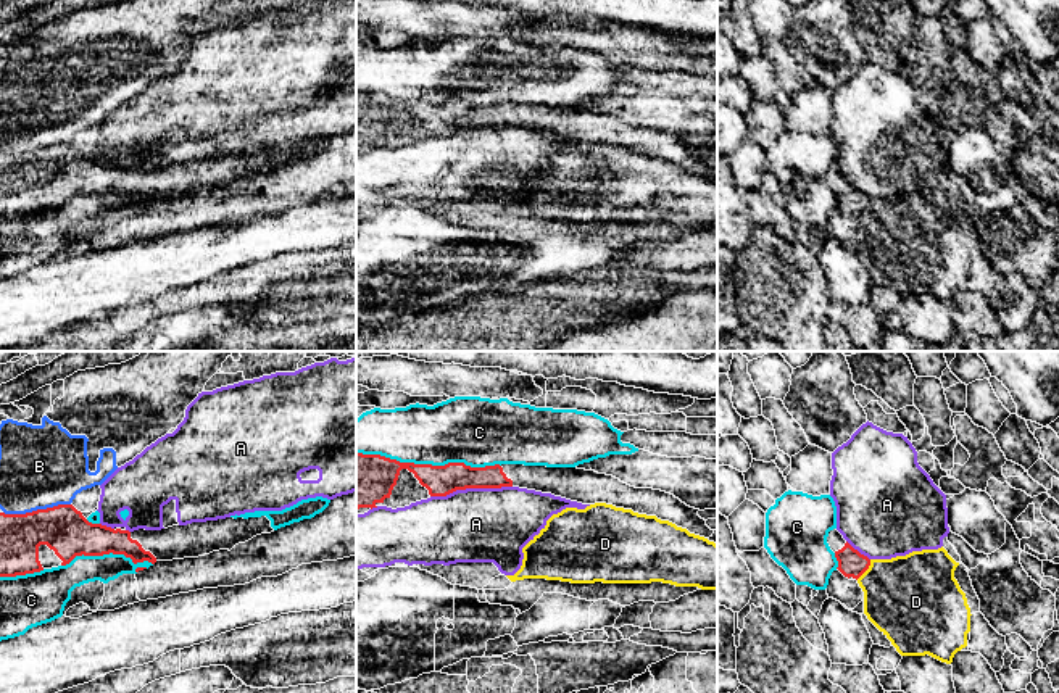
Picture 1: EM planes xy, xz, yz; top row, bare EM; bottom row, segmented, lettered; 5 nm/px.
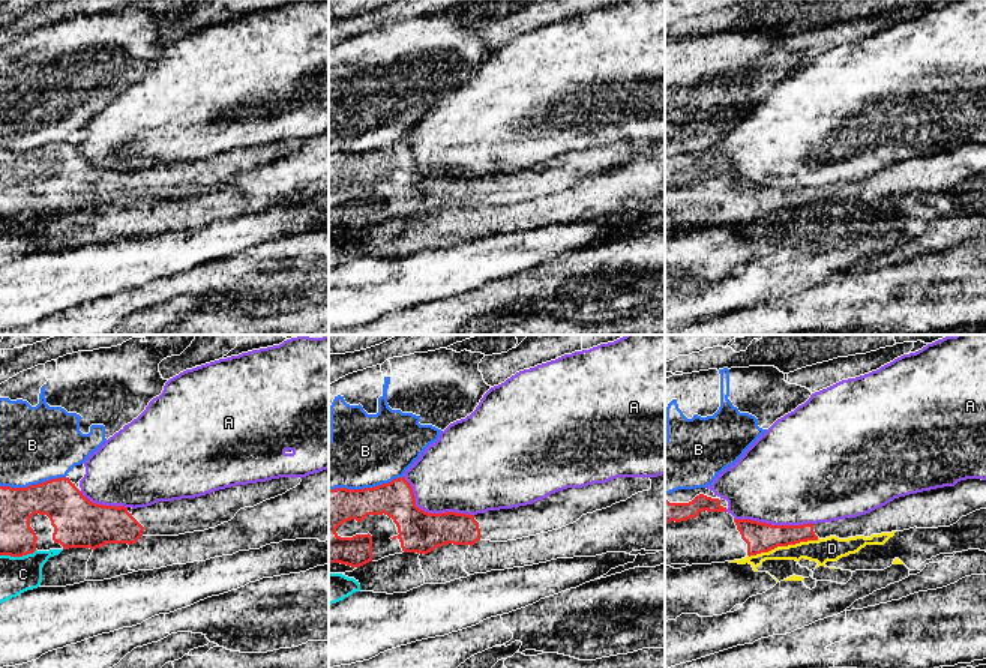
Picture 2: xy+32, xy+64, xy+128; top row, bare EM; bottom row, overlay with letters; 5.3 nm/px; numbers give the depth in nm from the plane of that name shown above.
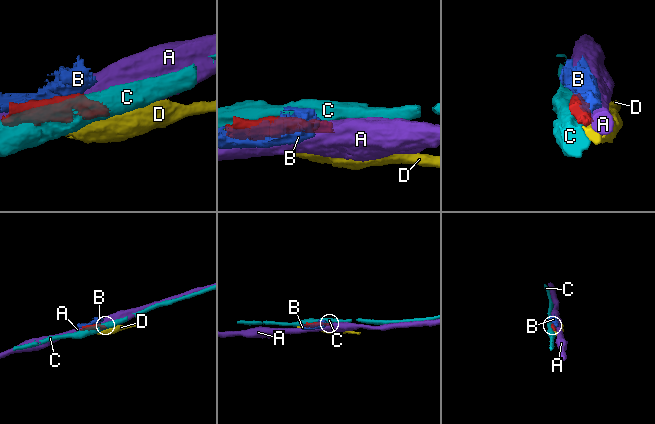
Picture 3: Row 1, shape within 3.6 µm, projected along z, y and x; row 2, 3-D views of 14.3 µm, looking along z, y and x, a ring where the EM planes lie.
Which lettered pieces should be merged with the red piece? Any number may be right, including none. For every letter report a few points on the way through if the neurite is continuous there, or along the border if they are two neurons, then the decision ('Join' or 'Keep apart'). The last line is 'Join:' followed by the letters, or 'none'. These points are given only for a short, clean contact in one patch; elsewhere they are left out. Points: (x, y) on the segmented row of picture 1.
A: Keep apart
B: Keep apart
C: Keep apart
D: Keep apart
Join: none

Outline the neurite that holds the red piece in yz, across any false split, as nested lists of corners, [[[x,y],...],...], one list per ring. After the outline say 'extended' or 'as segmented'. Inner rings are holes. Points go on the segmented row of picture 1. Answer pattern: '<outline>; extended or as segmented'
[[[837,529],[829,532],[827,543],[838,561],[837,569],[845,577],[858,580],[869,569],[870,559],[854,550]]]; extended

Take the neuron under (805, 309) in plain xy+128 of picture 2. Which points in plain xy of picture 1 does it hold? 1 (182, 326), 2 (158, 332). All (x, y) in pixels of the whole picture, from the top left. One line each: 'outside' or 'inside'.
1: outside
2: outside

